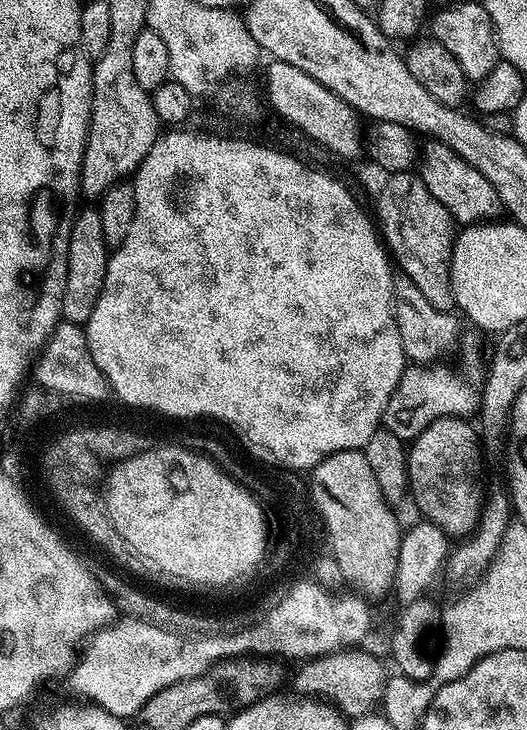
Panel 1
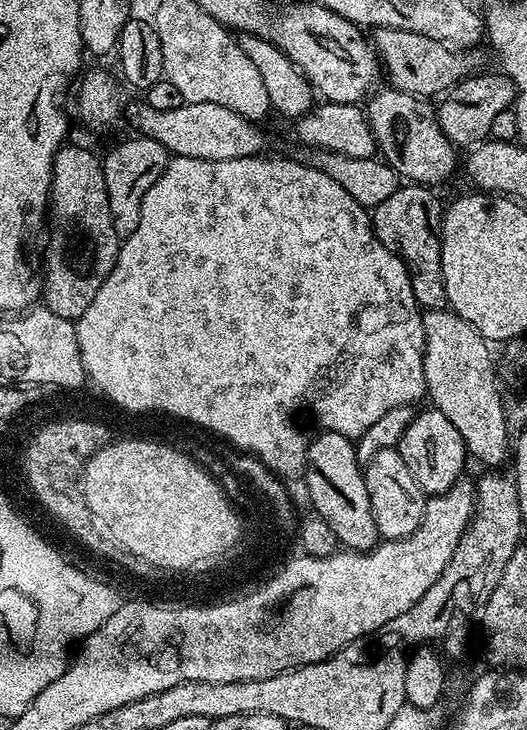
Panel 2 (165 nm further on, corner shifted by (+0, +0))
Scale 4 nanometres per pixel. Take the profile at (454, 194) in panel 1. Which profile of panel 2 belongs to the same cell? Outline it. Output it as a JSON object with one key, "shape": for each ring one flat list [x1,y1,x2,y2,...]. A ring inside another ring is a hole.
{"shape":[[383,87,367,97,366,111,370,130,376,139,376,151,397,176,405,181,425,186,444,184,458,172,457,145,446,138,431,99]]}

